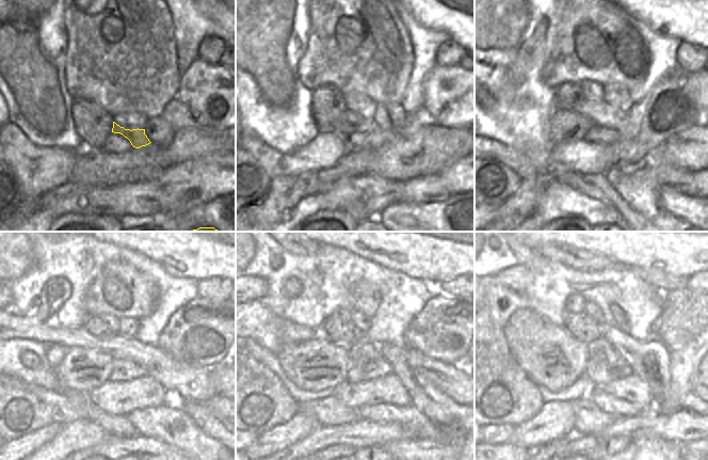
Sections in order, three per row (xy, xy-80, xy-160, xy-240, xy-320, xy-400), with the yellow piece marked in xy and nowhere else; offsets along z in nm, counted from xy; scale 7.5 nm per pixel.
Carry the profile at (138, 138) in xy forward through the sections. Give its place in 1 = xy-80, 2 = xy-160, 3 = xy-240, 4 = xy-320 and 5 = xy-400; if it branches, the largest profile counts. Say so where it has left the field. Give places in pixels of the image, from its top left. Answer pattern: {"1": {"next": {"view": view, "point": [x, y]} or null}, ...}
{"1": {"next": {"view": "xy-80", "point": [350, 122]}}, "2": {"next": {"view": "xy-160", "point": [566, 126]}}, "3": {"next": {"view": "xy-240", "point": [81, 369]}}, "4": {"next": {"view": "xy-320", "point": [318, 364]}}, "5": {"next": {"view": "xy-400", "point": [548, 354]}}}

